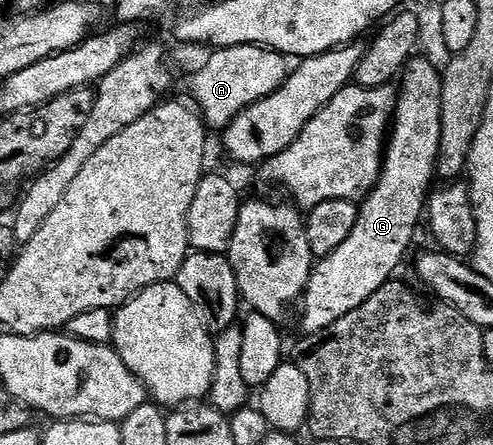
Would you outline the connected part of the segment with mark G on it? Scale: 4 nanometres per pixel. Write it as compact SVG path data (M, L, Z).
M415 56L407 62L406 67L402 69L400 81L397 83L398 102L394 106L394 117L392 125L388 130L386 139L386 149L382 156L382 171L378 177L378 183L374 186L369 194L361 199L358 206L358 219L356 220L356 228L352 228L352 236L348 236L348 240L344 240L344 244L340 244L340 248L336 248L336 252L332 252L327 258L317 259L316 265L310 272L310 279L306 285L306 292L300 299L300 310L302 306L302 334L309 336L311 334L320 334L327 330L332 324L336 324L336 320L340 320L340 316L348 316L348 312L352 312L356 308L360 308L360 304L364 304L364 300L368 300L368 296L372 296L379 290L385 282L391 281L395 277L394 274L398 270L398 265L406 258L406 253L410 250L410 245L414 242L414 233L418 230L418 221L423 221L424 211L428 205L428 199L432 193L432 187L436 182L436 171L438 169L438 153L440 152L440 96L442 95L442 76L439 67L434 67L426 58Z

